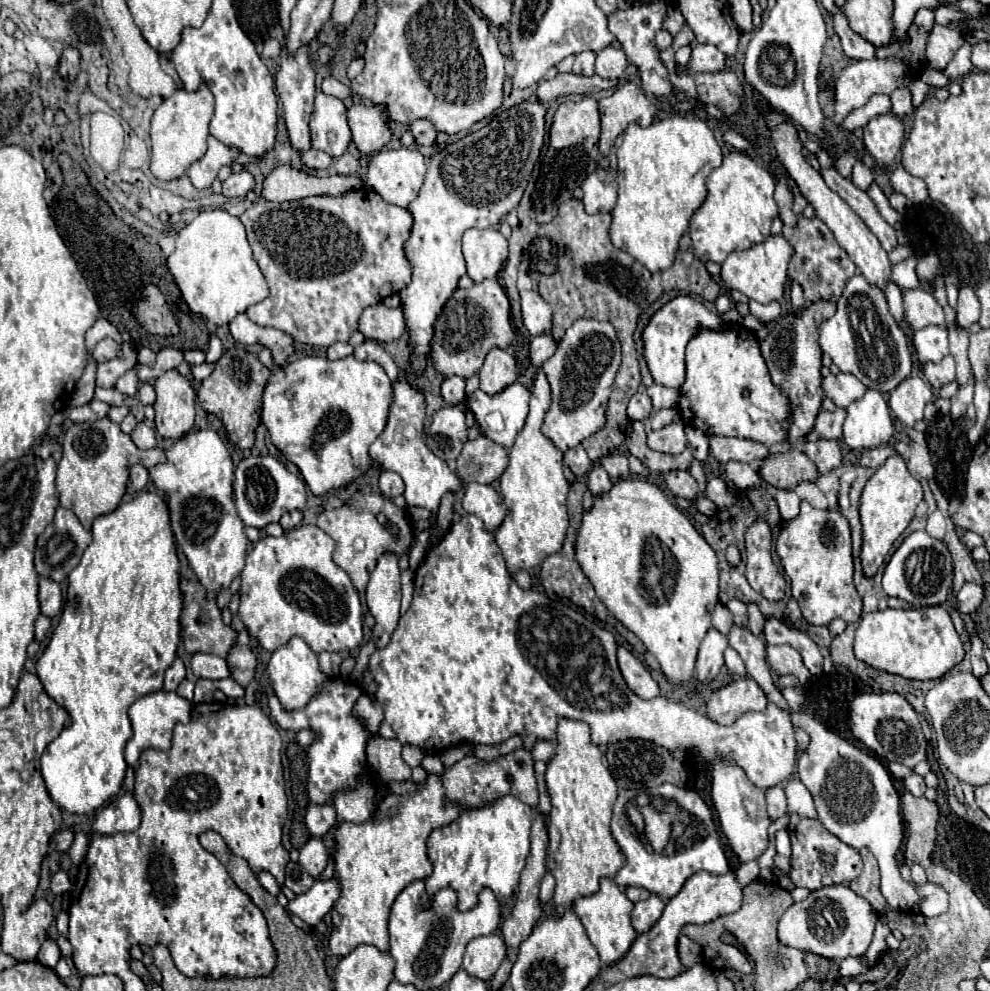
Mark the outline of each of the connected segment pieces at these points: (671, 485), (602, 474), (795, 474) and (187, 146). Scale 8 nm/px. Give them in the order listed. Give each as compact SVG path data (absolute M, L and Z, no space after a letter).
M669 472L665 474L665 482L667 482L667 488L675 494L675 496L681 496L681 498L695 498L697 496L697 482L695 478L689 474L689 472Z
M597 462L591 472L589 472L589 478L587 478L587 486L589 490L595 494L595 492L603 492L603 488L611 488L611 478L609 474L605 472L605 468L601 466L601 462Z
M789 448L787 452L769 454L759 468L759 476L775 488L795 488L803 480L817 480L817 468L805 452Z
M207 82L195 92L187 92L185 88L177 88L171 98L163 100L163 104L155 110L151 120L151 172L159 180L173 180L187 172L187 168L207 152L207 136L209 122L213 116L213 94Z

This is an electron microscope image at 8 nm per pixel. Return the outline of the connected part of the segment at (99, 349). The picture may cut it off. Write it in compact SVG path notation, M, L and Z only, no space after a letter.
M105 338L105 340L101 340L97 346L95 346L95 350L93 350L93 358L97 360L97 362L107 362L107 360L113 360L115 356L117 356L117 352L119 352L119 346L111 340L111 338Z

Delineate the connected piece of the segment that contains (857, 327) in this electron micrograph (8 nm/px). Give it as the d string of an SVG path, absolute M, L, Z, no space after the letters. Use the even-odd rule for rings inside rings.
M855 274L841 298L837 300L837 310L831 318L819 324L819 344L825 354L831 356L833 364L839 366L841 372L849 372L857 376L867 388L875 388L877 392L891 392L897 384L901 384L911 374L911 352L907 346L905 332L897 326L893 314L889 312L885 294L879 286L871 284L863 274ZM873 310L875 318L879 318L879 338L883 340L883 356L877 356L877 348L873 346L873 336L865 326L865 314Z

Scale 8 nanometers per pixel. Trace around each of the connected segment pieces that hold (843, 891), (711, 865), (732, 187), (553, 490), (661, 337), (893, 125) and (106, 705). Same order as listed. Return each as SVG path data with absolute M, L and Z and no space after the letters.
M835 884L813 890L803 902L795 902L779 920L779 942L825 958L843 960L861 956L869 948L875 930L875 912L871 904L851 892L849 886Z
M663 784L663 798L673 798L683 810L687 810L689 814L693 814L695 818L701 820L701 832L699 832L699 836L693 838L693 848L681 848L681 852L653 852L649 842L639 840L639 836L633 832L633 826L631 826L627 814L625 814L625 805L634 799L636 794L635 790L620 790L617 802L615 802L615 808L613 808L611 832L613 832L613 838L617 840L623 856L625 856L625 866L613 878L615 884L619 884L621 888L641 886L641 888L647 888L651 894L657 894L657 896L669 900L681 890L685 880L689 876L693 876L695 872L705 870L705 872L709 872L713 876L729 872L729 862L727 862L727 858L723 854L721 838L719 838L719 832L715 828L711 810L709 810L709 806L703 802L703 798L695 790L679 788L675 784Z
M743 152L729 154L707 178L707 198L691 218L689 236L693 240L695 256L701 262L713 260L721 264L729 252L747 250L751 244L765 240L771 230L771 220L779 214L773 192L775 176L765 166Z
M539 372L531 388L531 410L525 428L513 444L509 452L509 466L501 476L501 494L507 506L507 516L495 530L495 542L503 552L507 572L511 576L519 570L535 568L547 556L559 552L569 524L565 508L569 482L563 476L563 454L541 434L541 424L549 406L551 388L545 374Z
M679 294L673 300L669 300L665 306L661 306L647 322L647 326L641 332L643 340L643 358L649 366L649 372L655 380L655 384L663 384L667 388L679 390L685 382L685 346L695 336L697 328L715 328L719 330L723 326L721 318L713 312L709 312L701 302L693 300L687 294Z
M887 112L887 114L881 114L869 120L863 130L865 130L863 144L869 150L869 154L879 164L885 164L885 166L893 164L895 156L899 154L903 146L903 138L905 138L903 120L897 114Z
M143 490L133 500L93 522L93 542L85 550L81 564L69 574L67 602L61 620L37 660L37 676L45 692L71 716L71 726L65 728L41 756L41 774L47 790L63 810L91 814L121 790L127 772L123 750L133 736L127 710L137 698L163 688L163 674L177 658L181 642L179 616L183 608L179 580L179 558L167 496Z

